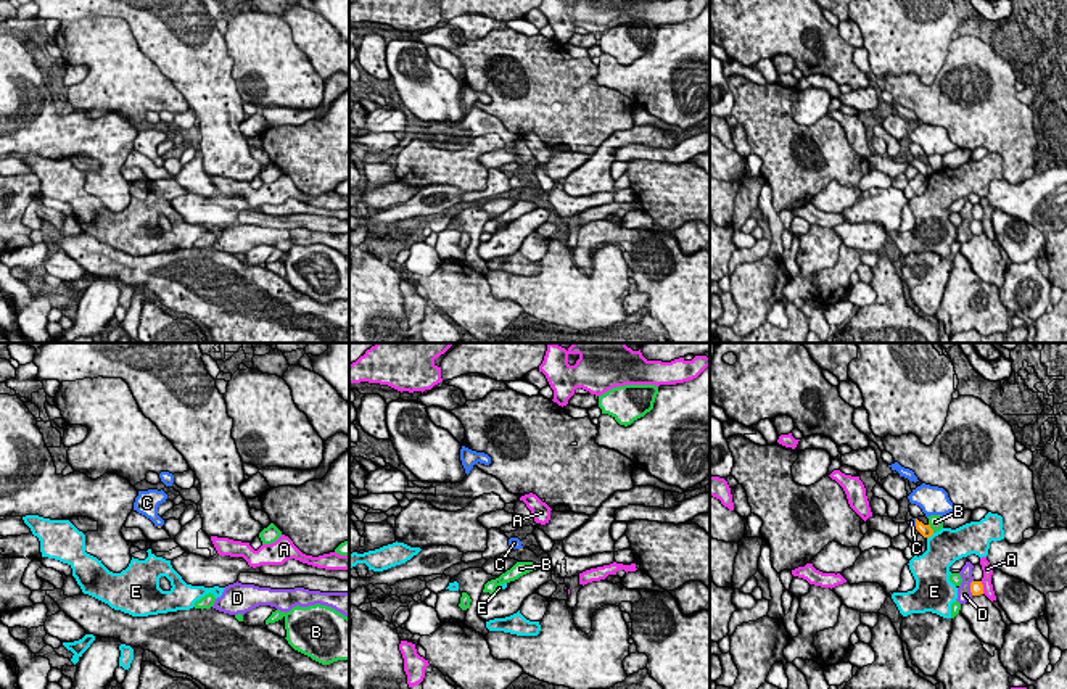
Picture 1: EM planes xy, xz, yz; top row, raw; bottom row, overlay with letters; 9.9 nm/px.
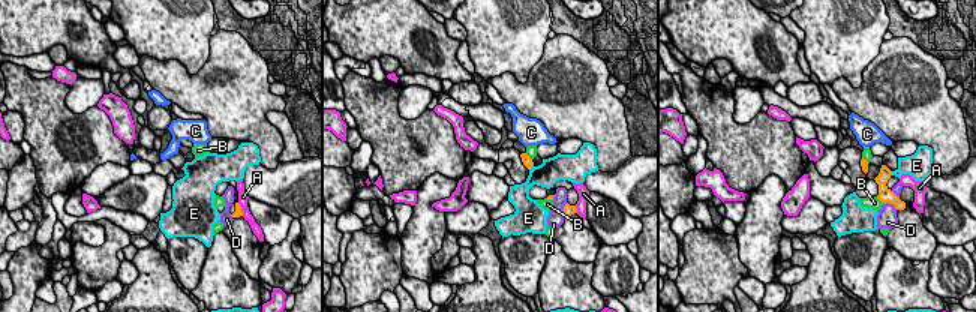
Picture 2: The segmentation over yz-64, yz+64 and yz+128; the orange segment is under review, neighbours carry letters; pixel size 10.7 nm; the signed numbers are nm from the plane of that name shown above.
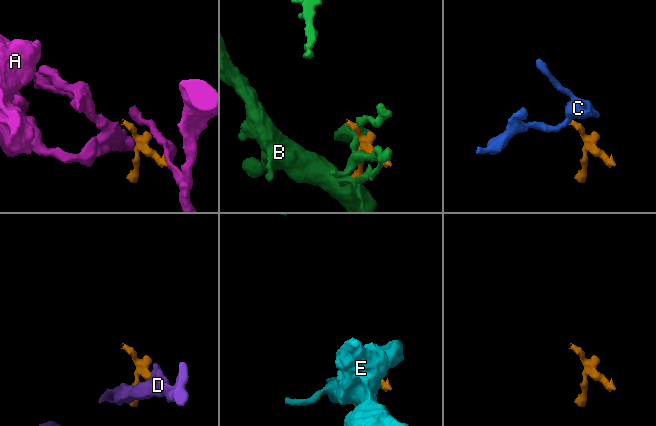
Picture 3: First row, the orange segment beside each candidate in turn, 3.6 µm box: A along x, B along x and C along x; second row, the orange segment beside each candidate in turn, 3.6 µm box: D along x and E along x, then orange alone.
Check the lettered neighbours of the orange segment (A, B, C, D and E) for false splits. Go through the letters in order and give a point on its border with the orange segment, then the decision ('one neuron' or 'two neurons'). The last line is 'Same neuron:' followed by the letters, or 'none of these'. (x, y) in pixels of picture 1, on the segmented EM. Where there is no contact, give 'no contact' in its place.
A: yz (982, 588) | two neurons
B: yz (931, 528) | two neurons
C: yz (916, 523) | one neuron
D: yz (971, 588) | two neurons
E: yz (931, 535) | two neurons
Same neuron: C

